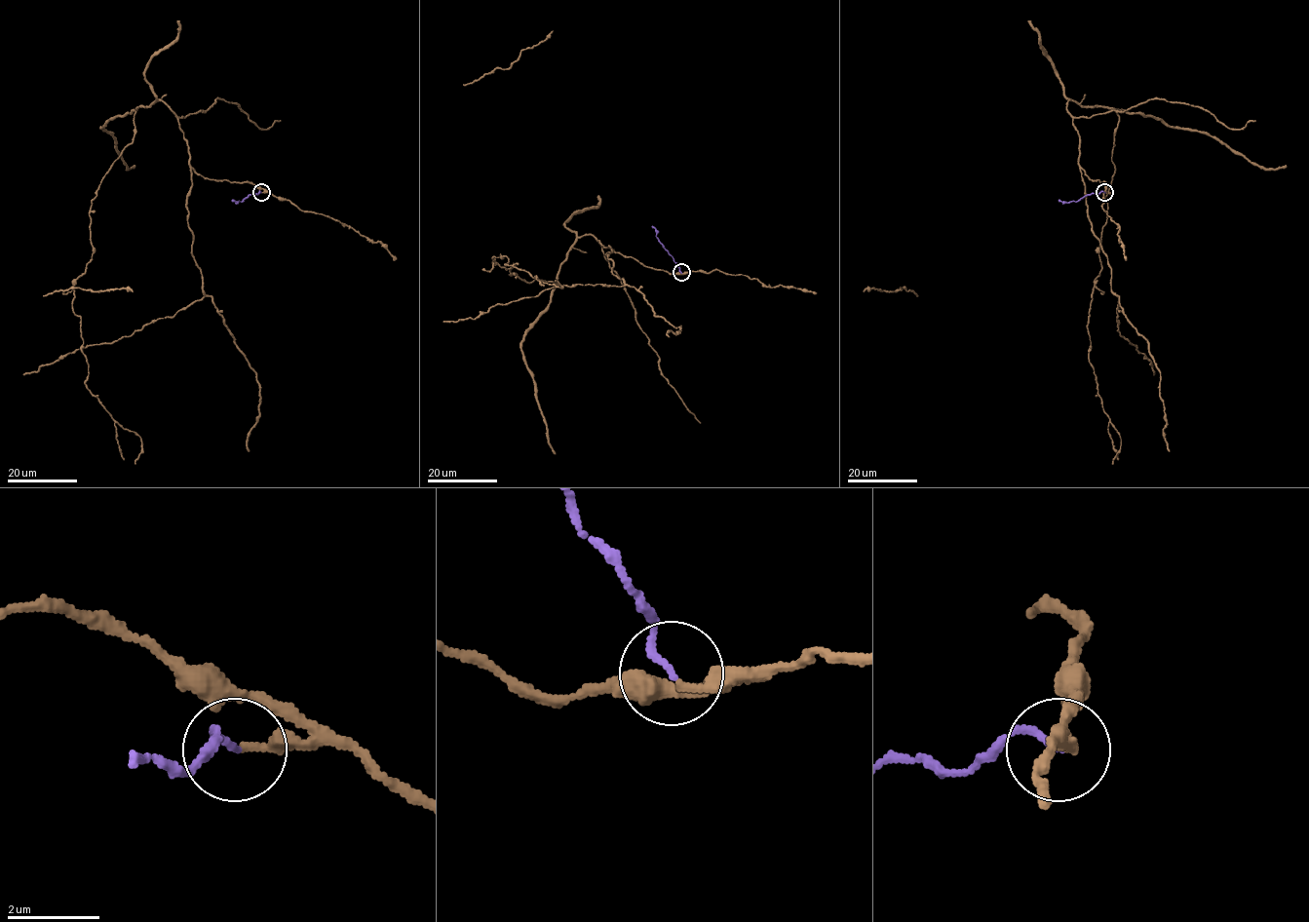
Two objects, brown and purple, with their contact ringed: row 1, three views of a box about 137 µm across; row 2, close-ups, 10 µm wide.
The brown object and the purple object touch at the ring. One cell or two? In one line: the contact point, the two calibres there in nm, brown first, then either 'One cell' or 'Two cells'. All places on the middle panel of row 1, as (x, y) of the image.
Place: (681, 272). Thickness 220 nm (brown) against 150 nm. One cell

